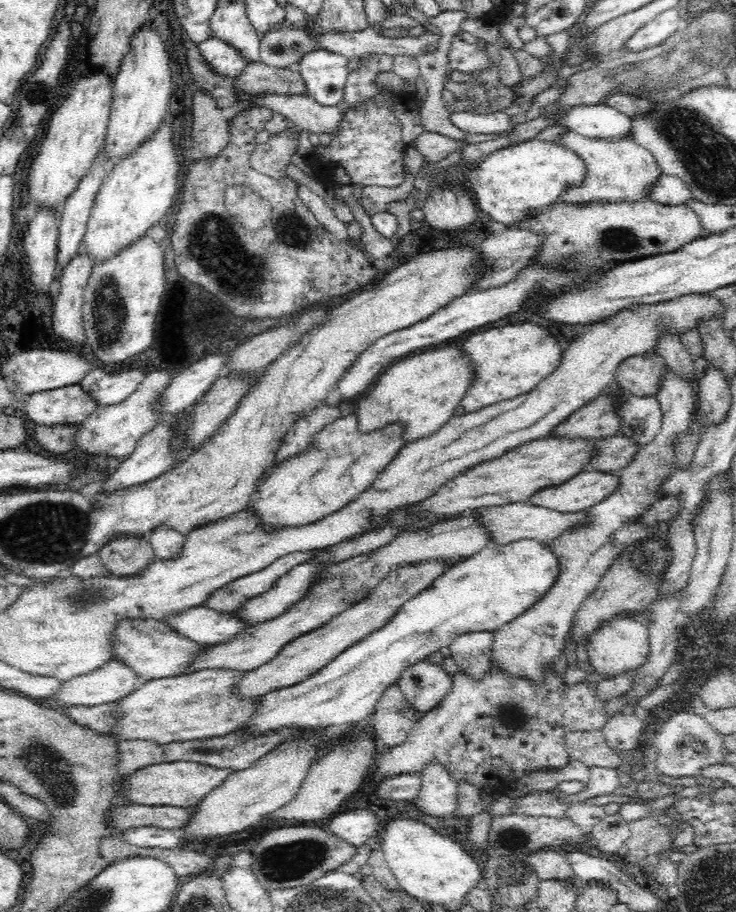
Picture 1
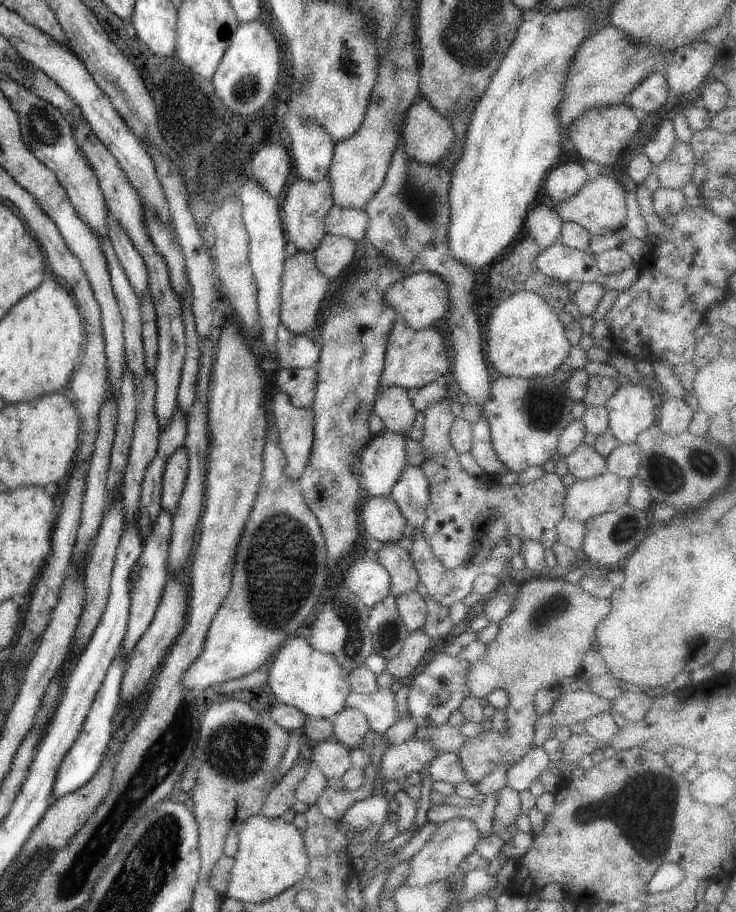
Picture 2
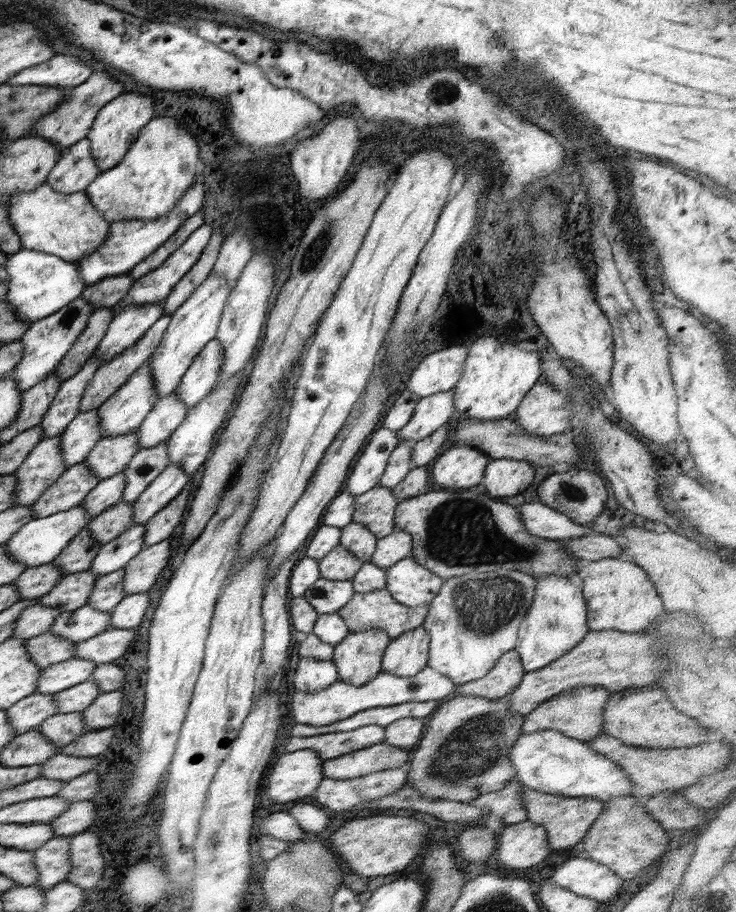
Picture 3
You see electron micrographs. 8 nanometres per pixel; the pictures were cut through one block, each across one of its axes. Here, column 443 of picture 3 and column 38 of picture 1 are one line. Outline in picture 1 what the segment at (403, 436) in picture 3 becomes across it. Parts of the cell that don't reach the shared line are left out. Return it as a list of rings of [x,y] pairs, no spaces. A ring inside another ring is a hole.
[[[79,383],[36,392],[27,396],[23,404],[22,412],[30,426],[81,424],[98,407]]]

